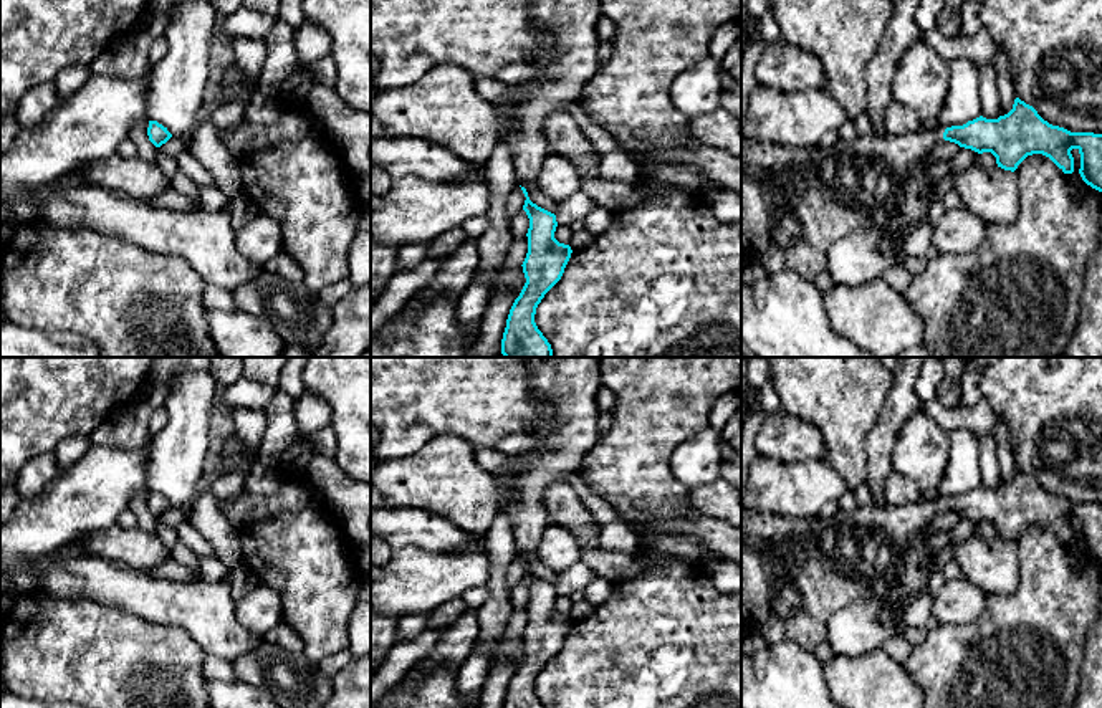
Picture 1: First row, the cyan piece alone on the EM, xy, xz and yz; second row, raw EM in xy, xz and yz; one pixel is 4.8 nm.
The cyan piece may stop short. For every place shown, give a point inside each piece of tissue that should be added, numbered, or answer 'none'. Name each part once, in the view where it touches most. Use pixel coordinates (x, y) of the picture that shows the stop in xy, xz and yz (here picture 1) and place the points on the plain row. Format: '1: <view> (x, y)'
1: yz (796, 573)

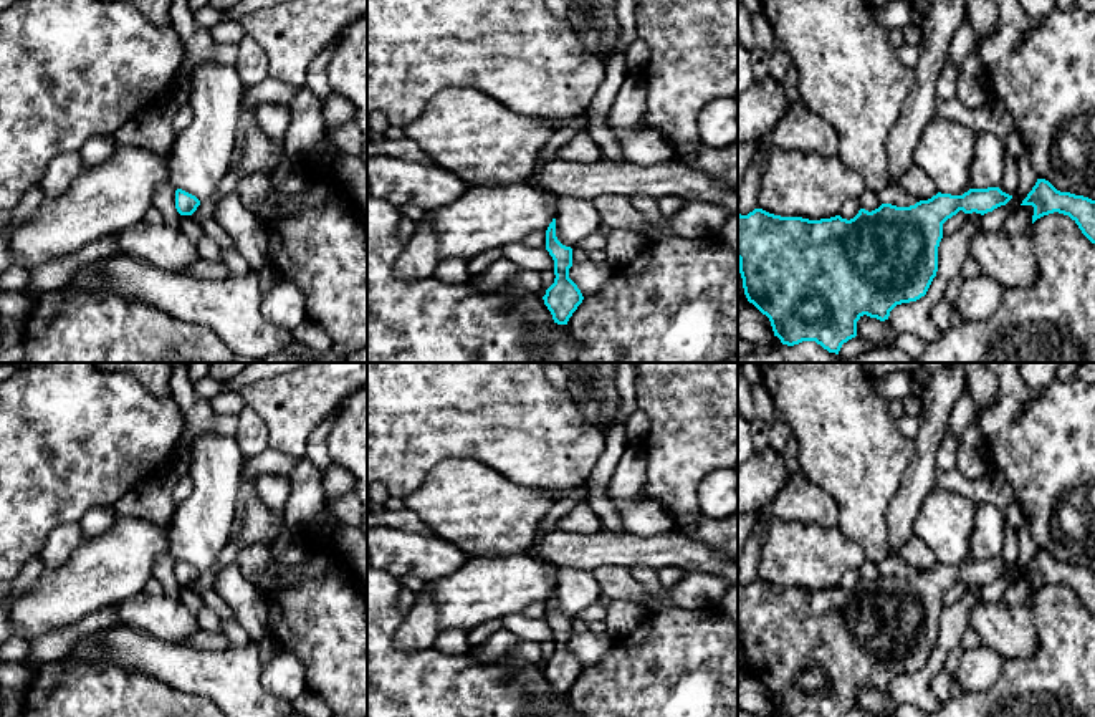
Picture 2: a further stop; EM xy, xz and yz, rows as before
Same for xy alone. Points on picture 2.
none

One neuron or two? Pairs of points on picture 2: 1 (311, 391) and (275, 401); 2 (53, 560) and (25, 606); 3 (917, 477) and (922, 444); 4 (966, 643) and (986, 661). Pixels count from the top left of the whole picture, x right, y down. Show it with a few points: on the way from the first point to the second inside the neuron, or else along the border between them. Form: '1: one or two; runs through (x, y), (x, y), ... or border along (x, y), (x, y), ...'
1: one; runs through (303, 398), (283, 401)
2: two; border along (78, 547), (63, 563), (47, 572)
3: one; runs through (922, 469), (922, 452)
4: two; border along (980, 643), (965, 651)

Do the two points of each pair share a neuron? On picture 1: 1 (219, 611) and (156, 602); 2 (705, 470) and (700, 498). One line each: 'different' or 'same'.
1: same
2: different

